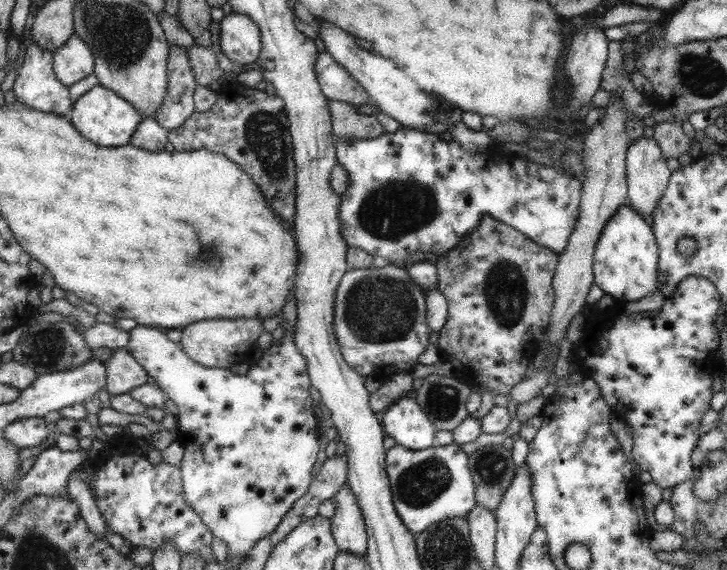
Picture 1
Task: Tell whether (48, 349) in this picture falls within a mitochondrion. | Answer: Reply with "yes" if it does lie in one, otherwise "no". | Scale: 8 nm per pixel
yes

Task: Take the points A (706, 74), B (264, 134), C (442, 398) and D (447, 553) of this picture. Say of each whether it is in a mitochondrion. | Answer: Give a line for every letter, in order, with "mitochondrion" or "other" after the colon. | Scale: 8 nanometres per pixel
A: mitochondrion
B: mitochondrion
C: mitochondrion
D: mitochondrion

